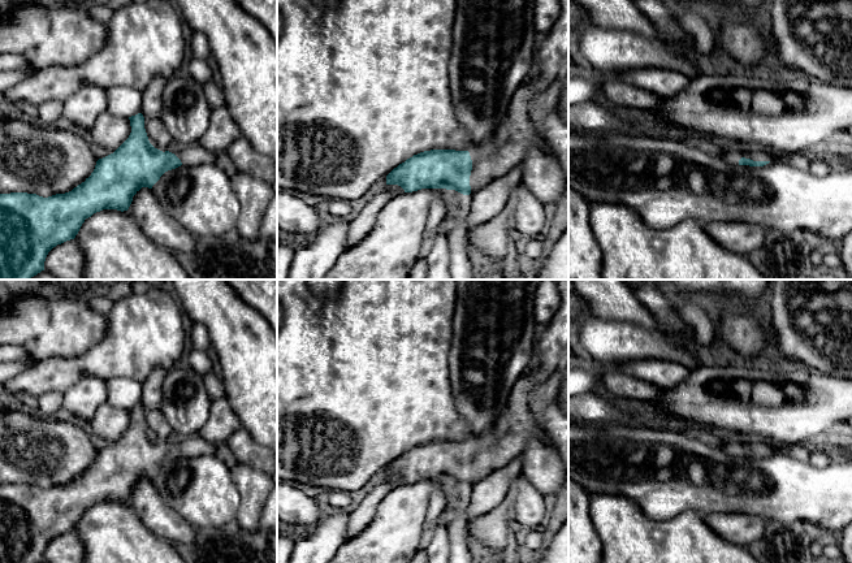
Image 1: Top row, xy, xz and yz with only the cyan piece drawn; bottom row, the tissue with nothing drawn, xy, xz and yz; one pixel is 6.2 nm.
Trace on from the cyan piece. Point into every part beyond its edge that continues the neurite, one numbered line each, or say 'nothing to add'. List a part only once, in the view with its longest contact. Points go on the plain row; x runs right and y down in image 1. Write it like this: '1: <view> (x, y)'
1: xz (507, 437)

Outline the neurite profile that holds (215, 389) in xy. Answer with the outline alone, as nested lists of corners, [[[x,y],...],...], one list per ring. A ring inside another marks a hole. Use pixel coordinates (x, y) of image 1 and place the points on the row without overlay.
[[[213,371],[206,373],[203,376],[203,381],[211,400],[225,397],[225,389],[221,377],[217,376]]]

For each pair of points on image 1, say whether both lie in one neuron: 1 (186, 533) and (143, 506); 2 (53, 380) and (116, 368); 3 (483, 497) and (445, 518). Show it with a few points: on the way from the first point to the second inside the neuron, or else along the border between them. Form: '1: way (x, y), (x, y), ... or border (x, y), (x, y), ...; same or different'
1: way (176, 529), (154, 512); same
2: way (69, 369), (100, 367); same
3: way (475, 507), (463, 519), (455, 519); same

